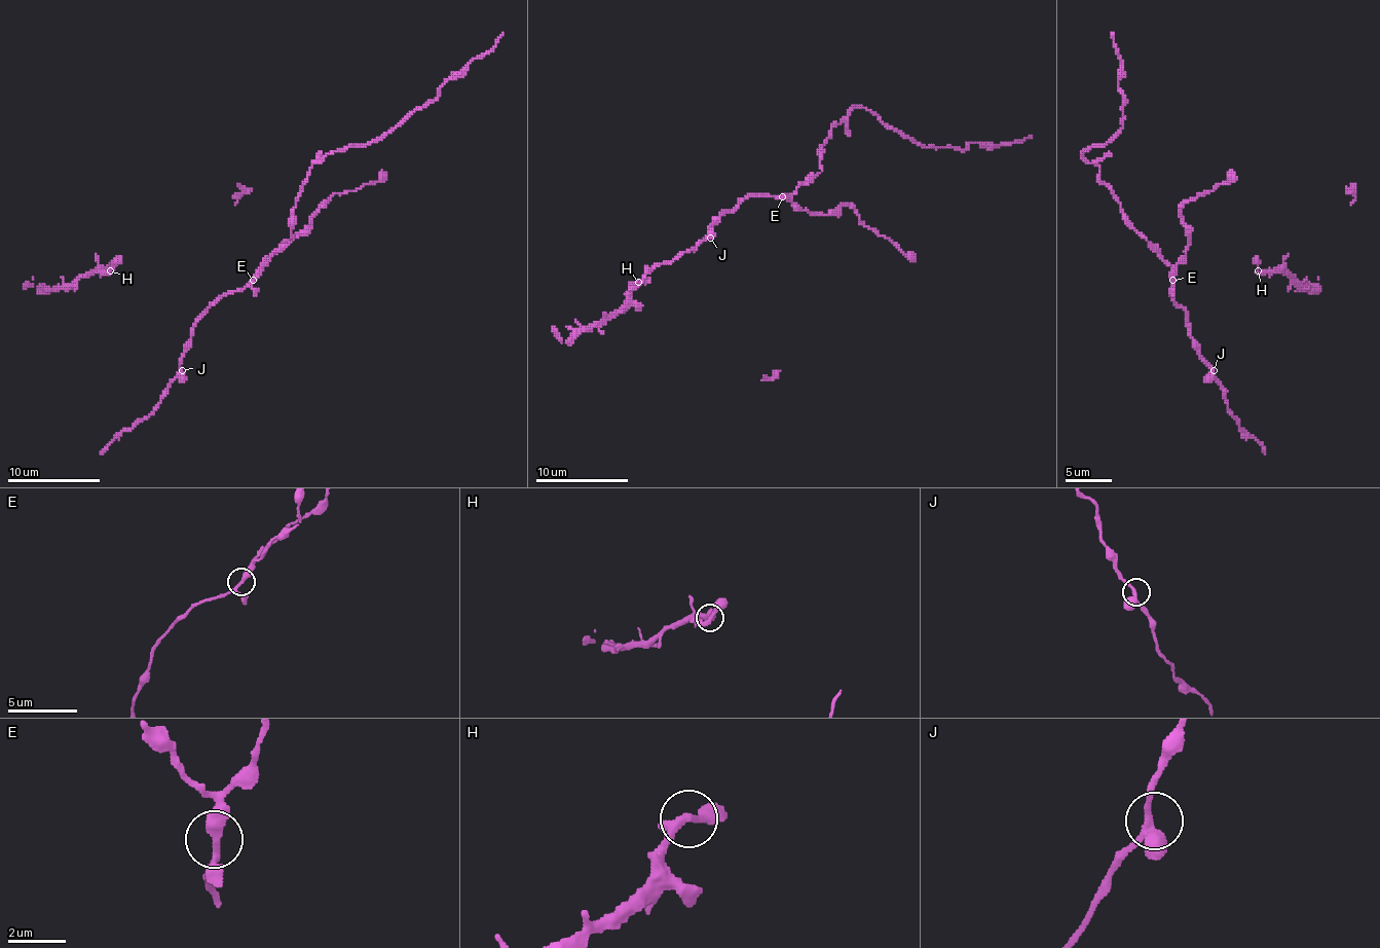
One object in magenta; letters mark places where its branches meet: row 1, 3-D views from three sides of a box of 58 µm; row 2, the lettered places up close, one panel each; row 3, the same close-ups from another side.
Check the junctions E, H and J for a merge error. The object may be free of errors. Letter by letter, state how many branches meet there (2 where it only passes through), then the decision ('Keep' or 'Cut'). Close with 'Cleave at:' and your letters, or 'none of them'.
E: Branches: 3. Keep
H: Branches: 3. Keep
J: Branches: 3. Keep
Cleave at: none of them

